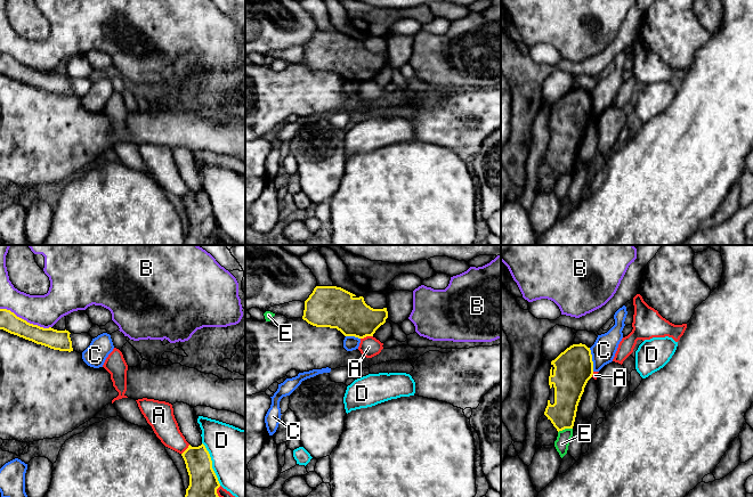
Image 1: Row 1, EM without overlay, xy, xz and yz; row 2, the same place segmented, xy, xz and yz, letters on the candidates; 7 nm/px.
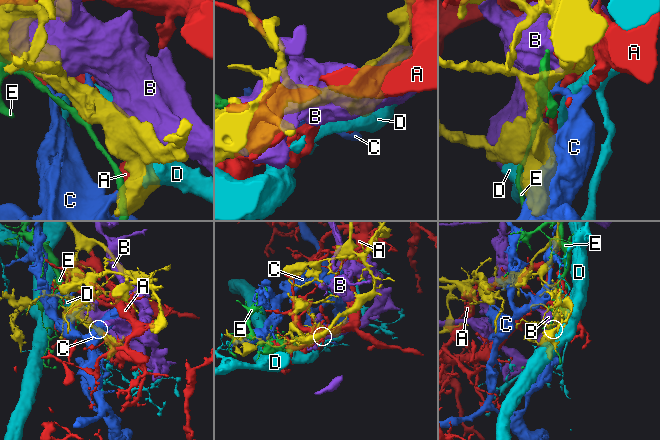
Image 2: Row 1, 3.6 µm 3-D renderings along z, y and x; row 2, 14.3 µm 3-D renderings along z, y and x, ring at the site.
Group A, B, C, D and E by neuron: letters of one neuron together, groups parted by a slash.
A / B / C / D / E

